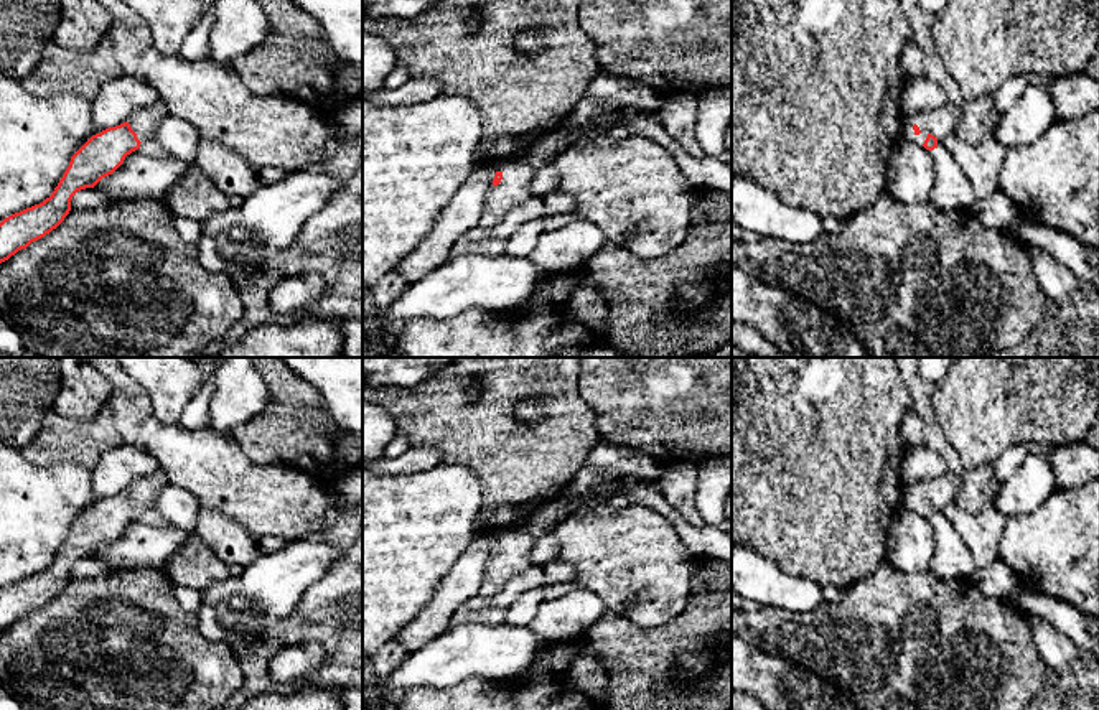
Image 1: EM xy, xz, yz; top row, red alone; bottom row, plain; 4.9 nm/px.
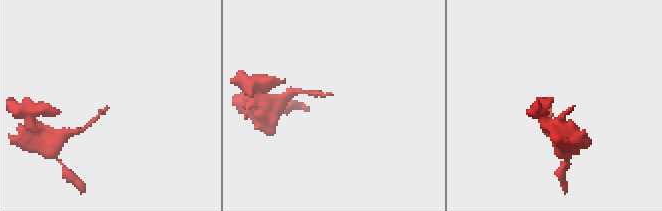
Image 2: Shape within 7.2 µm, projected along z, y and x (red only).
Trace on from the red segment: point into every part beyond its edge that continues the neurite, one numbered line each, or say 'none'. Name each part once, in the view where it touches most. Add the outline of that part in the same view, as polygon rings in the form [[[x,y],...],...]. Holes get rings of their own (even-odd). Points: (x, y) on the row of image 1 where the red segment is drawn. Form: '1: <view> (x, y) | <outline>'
1: yz (939, 122) | [[[954,104],[916,114],[901,114],[901,135],[910,142],[923,145],[931,133],[938,138],[938,147],[941,147],[941,140],[954,133],[954,127],[961,115],[962,112]]]

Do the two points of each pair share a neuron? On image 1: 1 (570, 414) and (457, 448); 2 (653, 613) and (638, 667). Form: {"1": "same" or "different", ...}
{"1": "same", "2": "different"}

